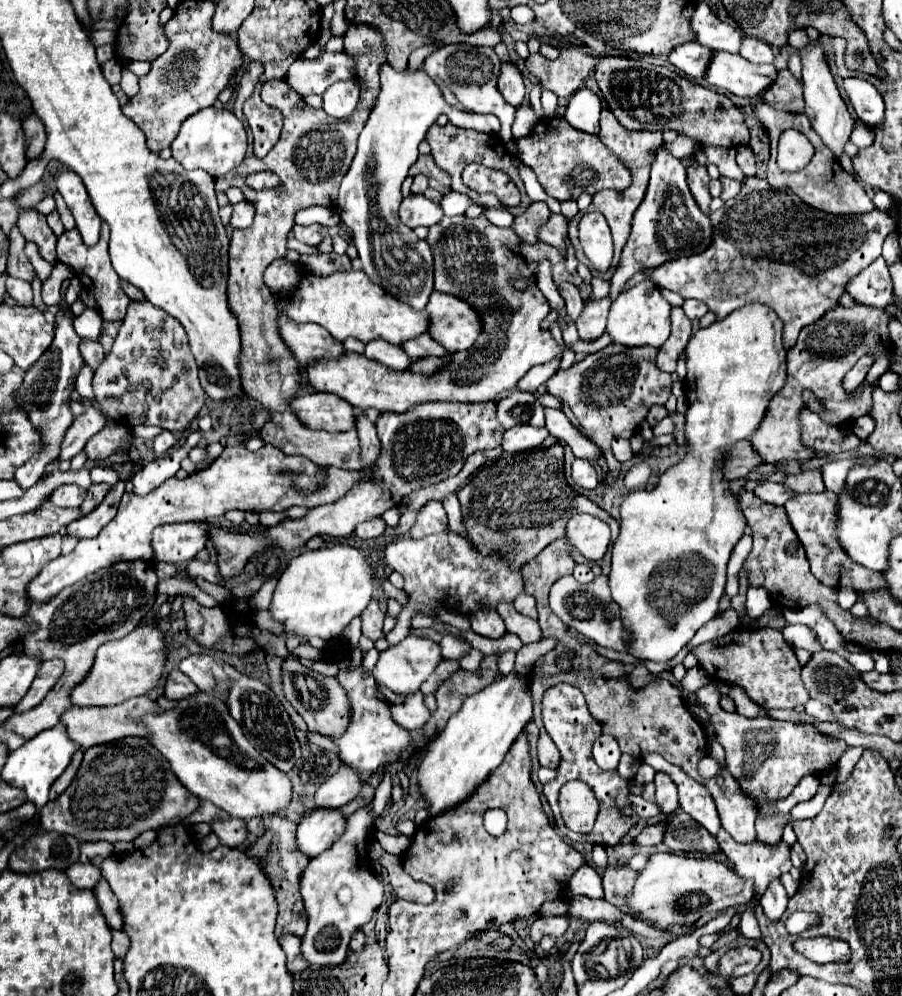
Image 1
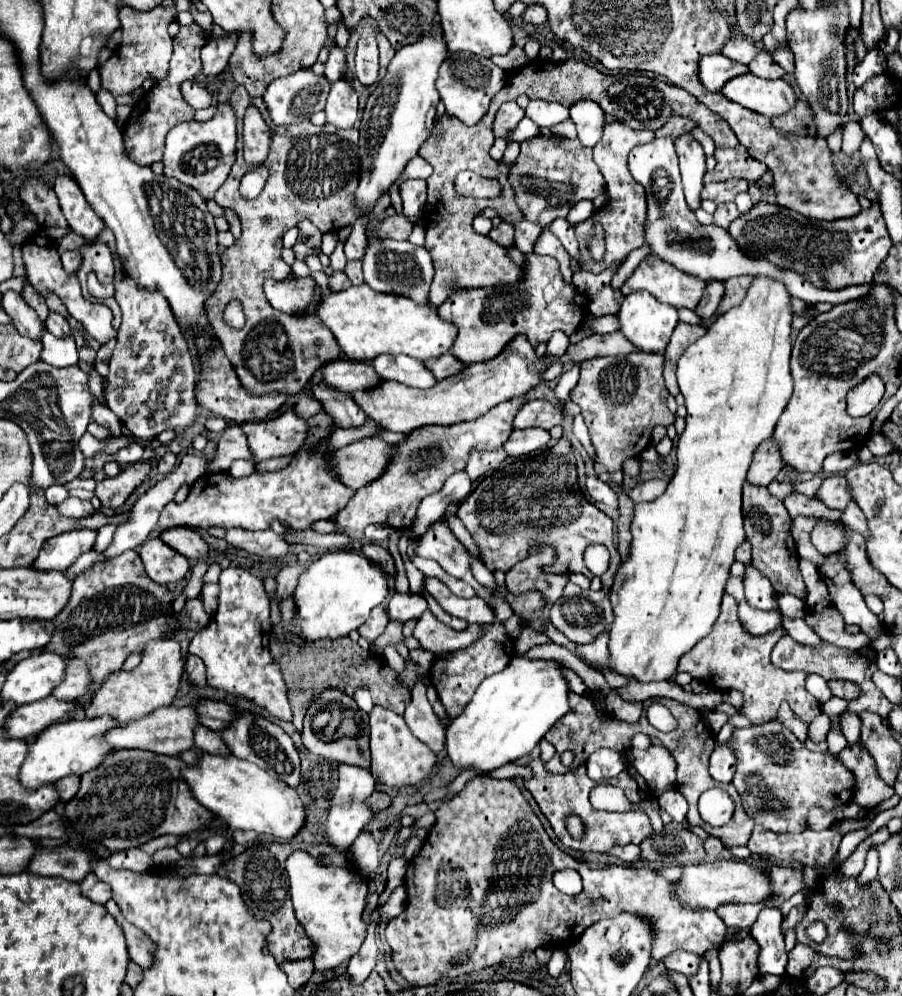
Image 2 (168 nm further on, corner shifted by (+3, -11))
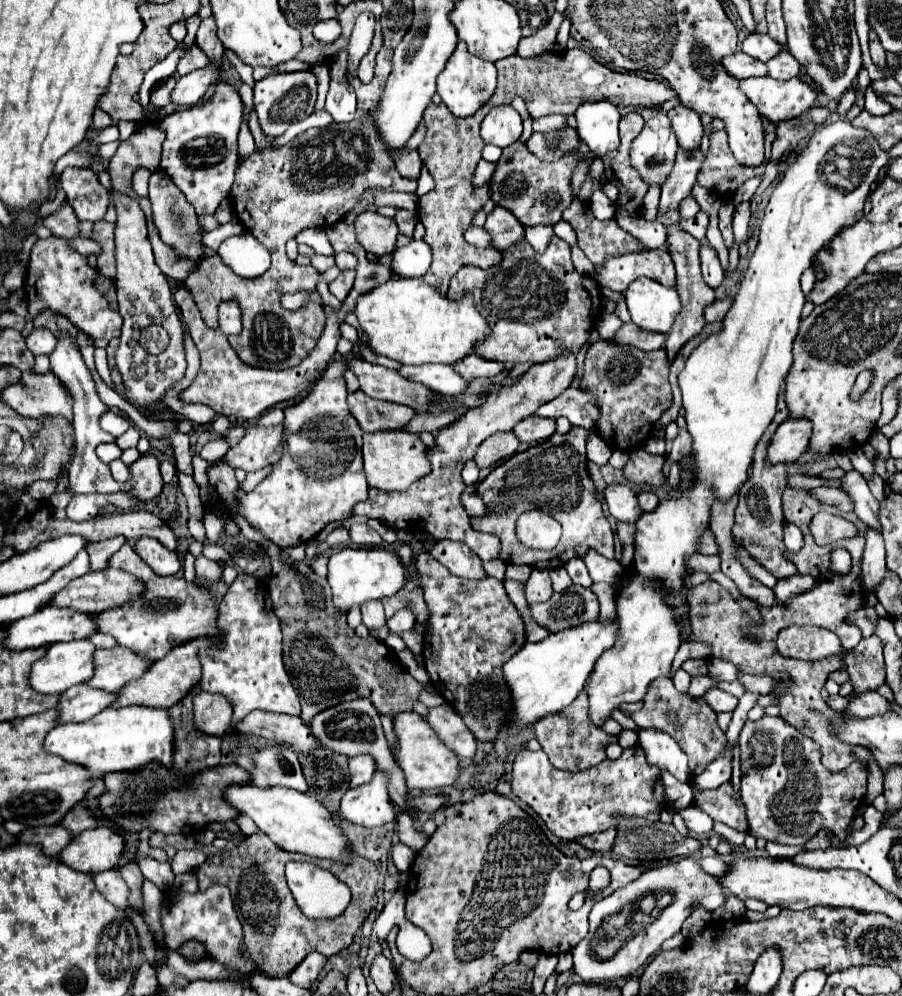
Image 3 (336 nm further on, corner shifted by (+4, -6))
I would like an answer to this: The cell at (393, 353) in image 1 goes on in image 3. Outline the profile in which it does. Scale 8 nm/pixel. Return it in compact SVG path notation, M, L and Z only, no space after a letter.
M419 364L419 366L399 366L397 370L403 378L425 384L433 392L441 394L461 394L465 390L465 380L453 372L447 364Z

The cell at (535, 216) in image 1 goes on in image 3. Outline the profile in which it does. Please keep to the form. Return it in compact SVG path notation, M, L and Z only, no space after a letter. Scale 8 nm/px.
M471 226L467 232L467 242L473 246L479 246L479 248L487 248L487 246L491 246L491 234L485 228Z

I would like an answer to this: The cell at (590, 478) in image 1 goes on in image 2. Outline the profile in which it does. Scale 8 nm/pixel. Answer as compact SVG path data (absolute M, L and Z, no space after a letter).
M592 475L592 477L588 477L586 487L588 487L588 495L596 503L604 503L604 505L608 505L612 509L618 509L618 497L616 497L616 493L612 491L612 487L608 483L604 483L602 479Z

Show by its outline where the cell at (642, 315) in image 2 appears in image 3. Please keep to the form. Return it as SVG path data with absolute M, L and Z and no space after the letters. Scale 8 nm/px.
M637 278L629 284L625 298L631 320L637 328L647 332L667 334L681 310L677 290L661 286L649 278Z

